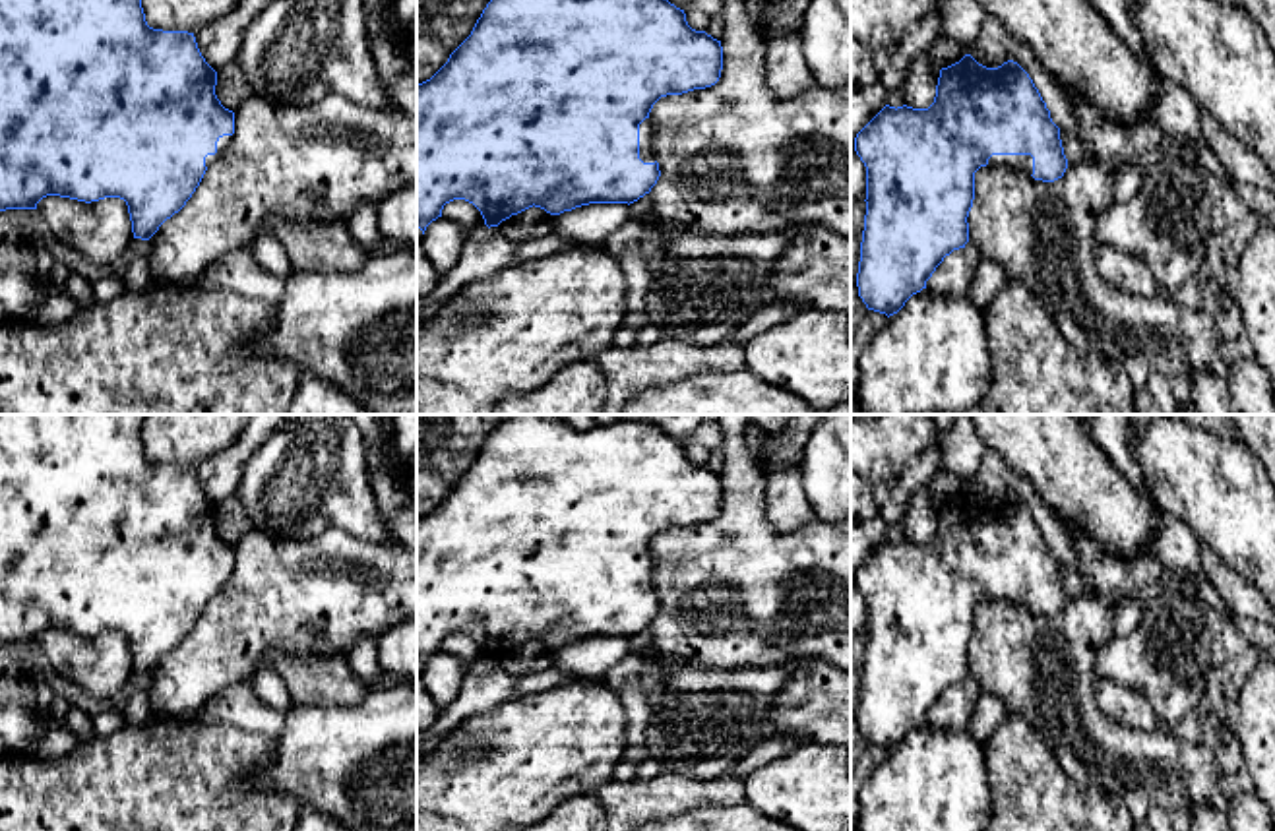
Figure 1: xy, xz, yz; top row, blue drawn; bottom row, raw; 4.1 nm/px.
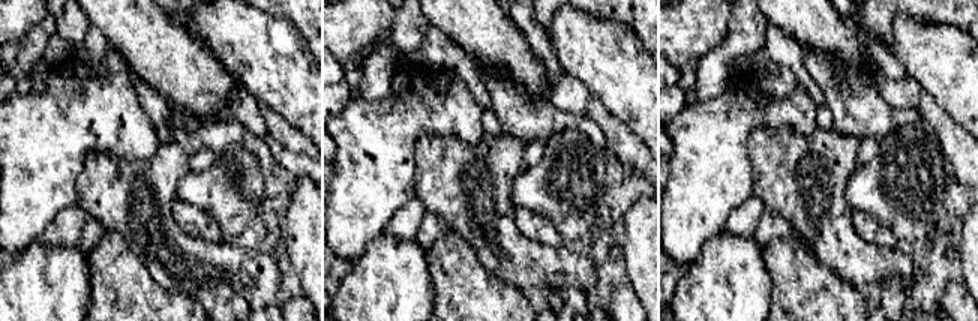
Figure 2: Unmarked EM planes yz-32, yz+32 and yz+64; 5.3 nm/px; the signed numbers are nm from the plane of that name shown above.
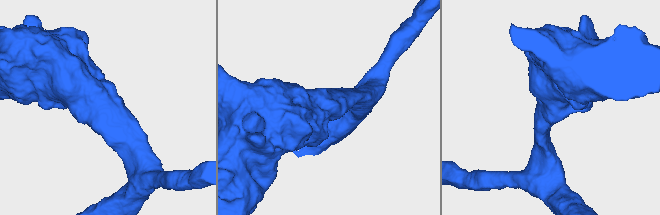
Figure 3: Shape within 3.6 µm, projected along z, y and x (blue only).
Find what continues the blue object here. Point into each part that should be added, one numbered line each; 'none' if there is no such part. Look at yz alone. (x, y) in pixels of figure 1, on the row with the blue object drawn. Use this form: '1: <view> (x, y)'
1: yz (1024, 163)

